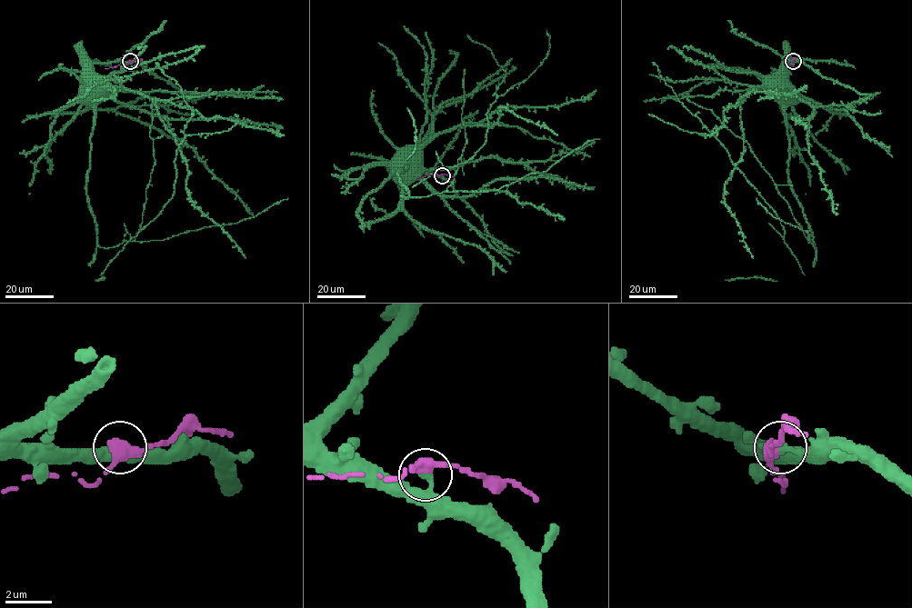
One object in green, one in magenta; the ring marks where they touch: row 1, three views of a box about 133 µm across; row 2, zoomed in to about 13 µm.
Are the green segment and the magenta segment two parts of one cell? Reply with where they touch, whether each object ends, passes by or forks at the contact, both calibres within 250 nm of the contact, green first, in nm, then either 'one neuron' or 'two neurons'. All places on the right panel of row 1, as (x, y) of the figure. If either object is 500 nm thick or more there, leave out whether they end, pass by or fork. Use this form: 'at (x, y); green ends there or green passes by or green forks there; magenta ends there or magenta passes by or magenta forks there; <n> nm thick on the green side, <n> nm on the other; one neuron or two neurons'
at (793, 61); green ends there; magenta passes by; 380 nm thick on the green side, 440 nm on the other; two neurons

